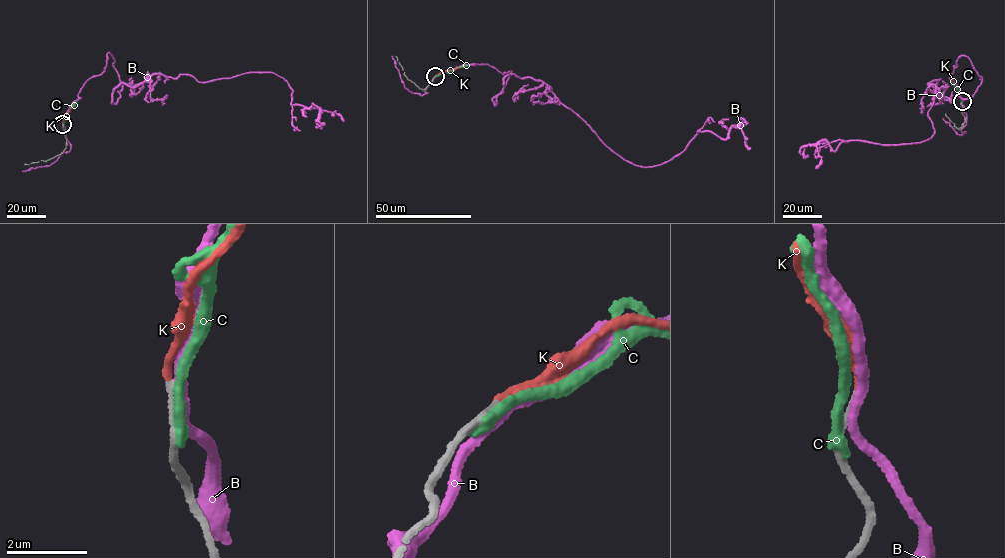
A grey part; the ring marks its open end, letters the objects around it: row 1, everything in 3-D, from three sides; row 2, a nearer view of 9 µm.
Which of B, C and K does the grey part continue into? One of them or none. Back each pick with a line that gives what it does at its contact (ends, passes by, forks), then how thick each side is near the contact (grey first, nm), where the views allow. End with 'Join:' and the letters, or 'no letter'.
K: it ends | 180/180 nm
Join: K

